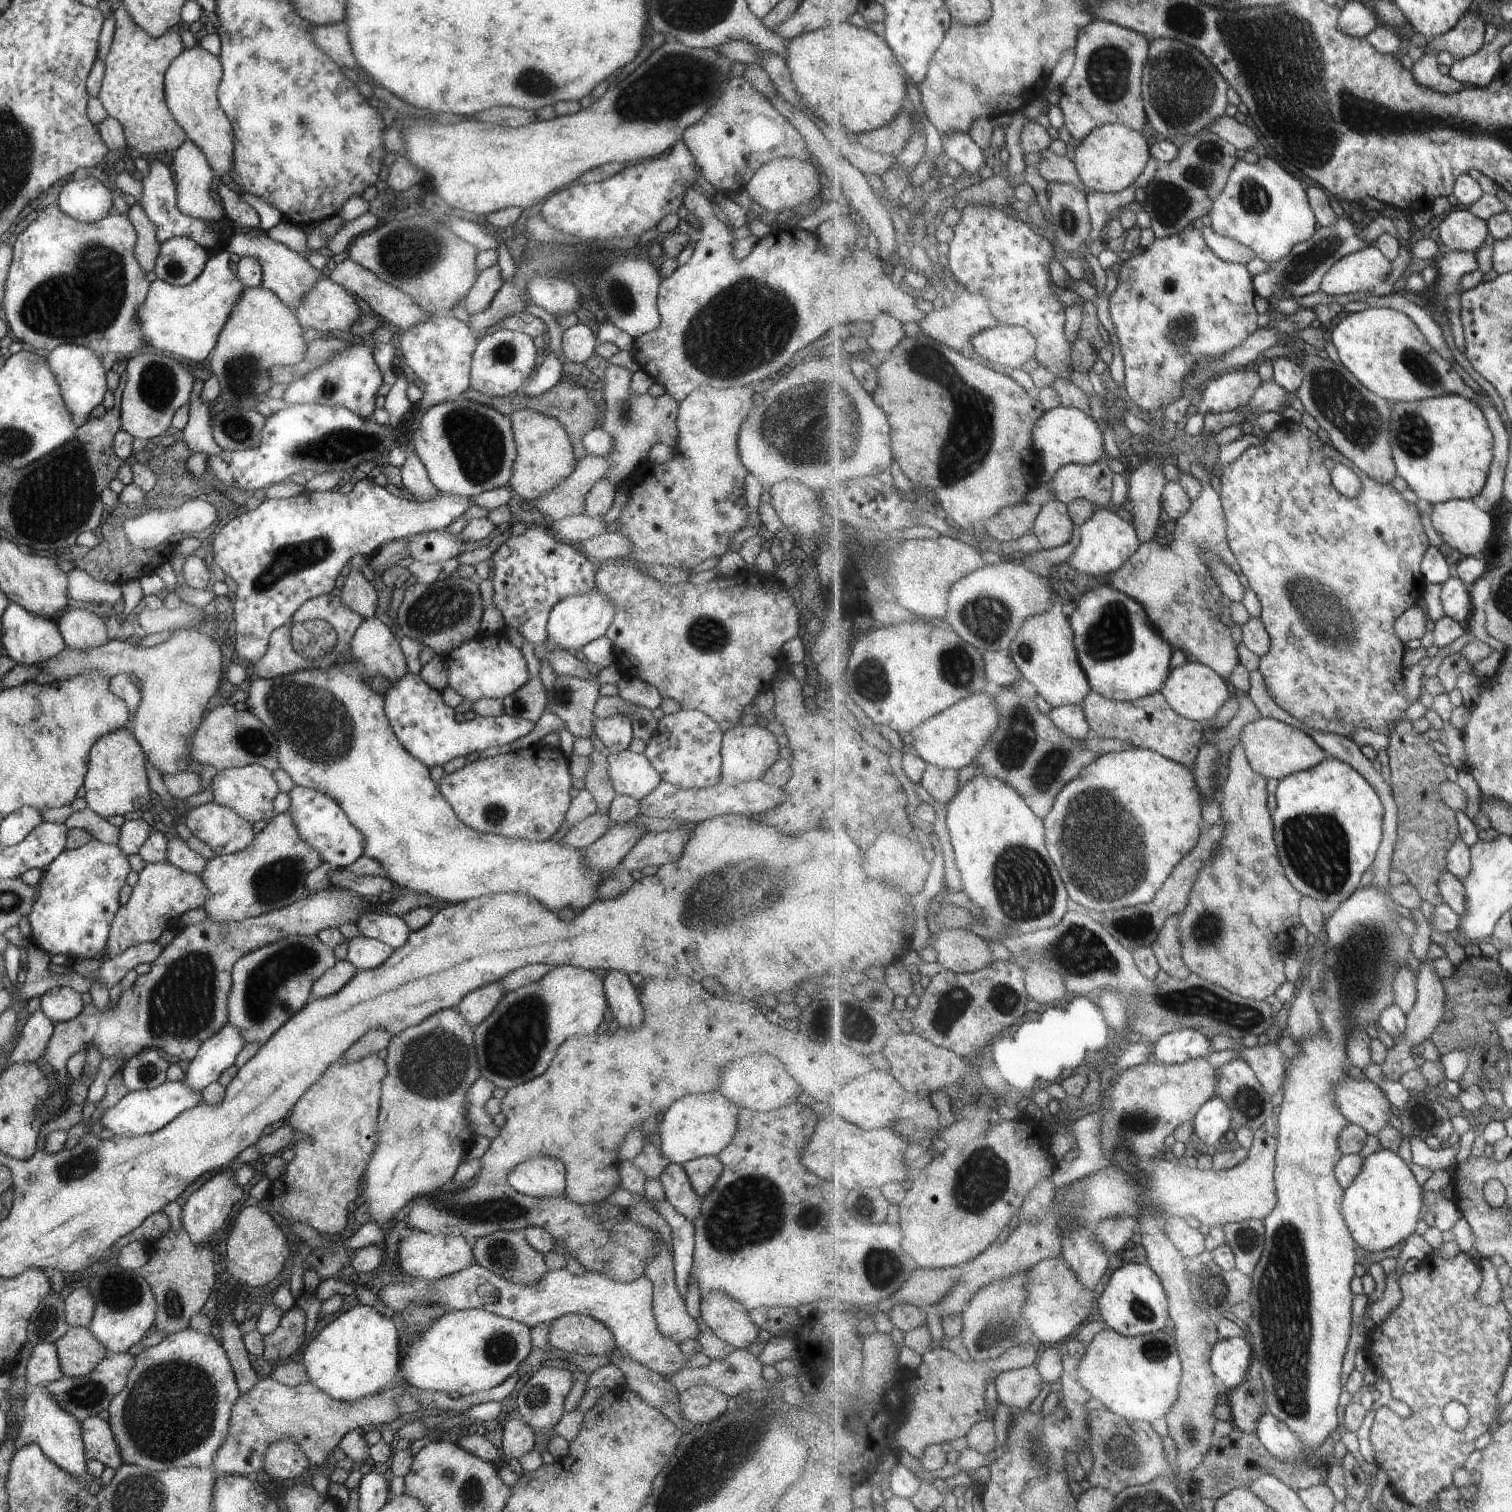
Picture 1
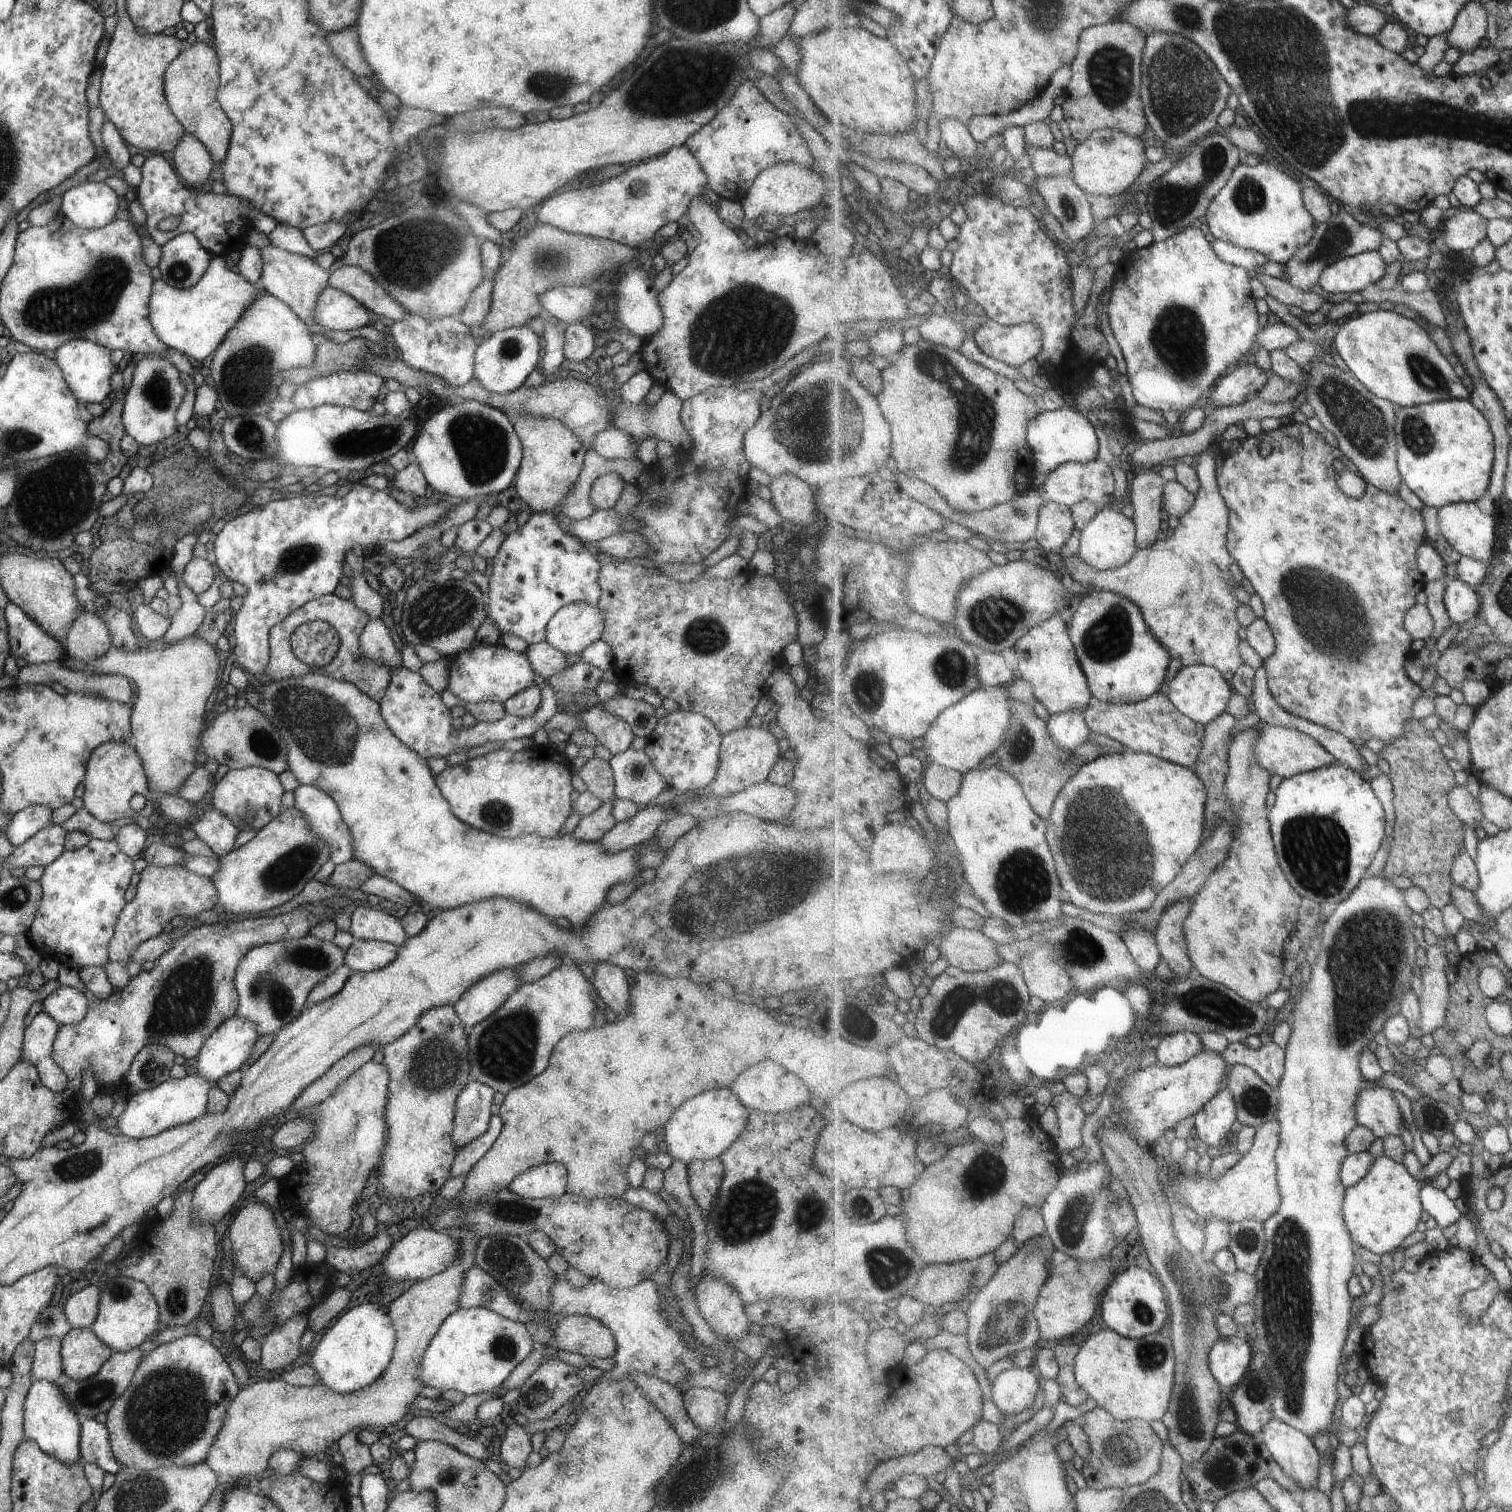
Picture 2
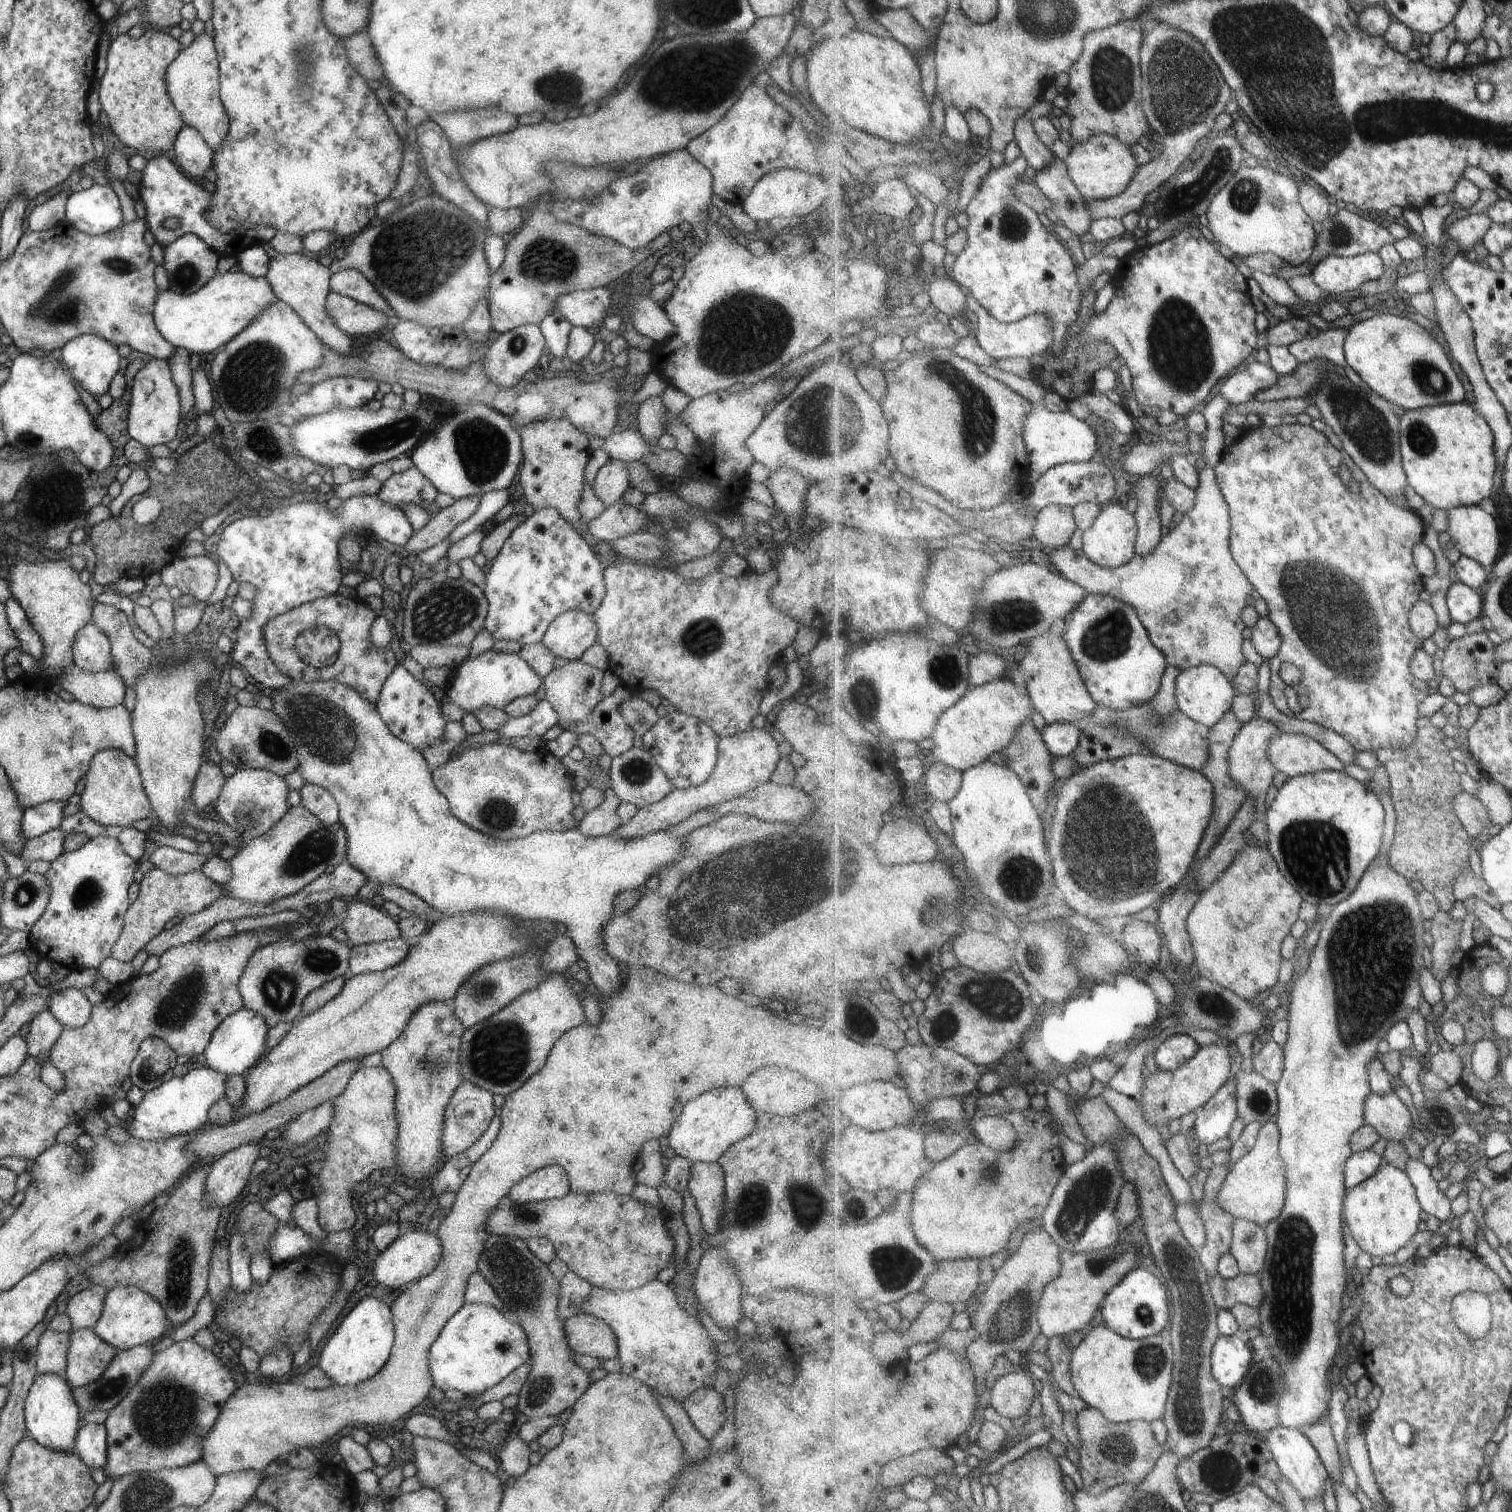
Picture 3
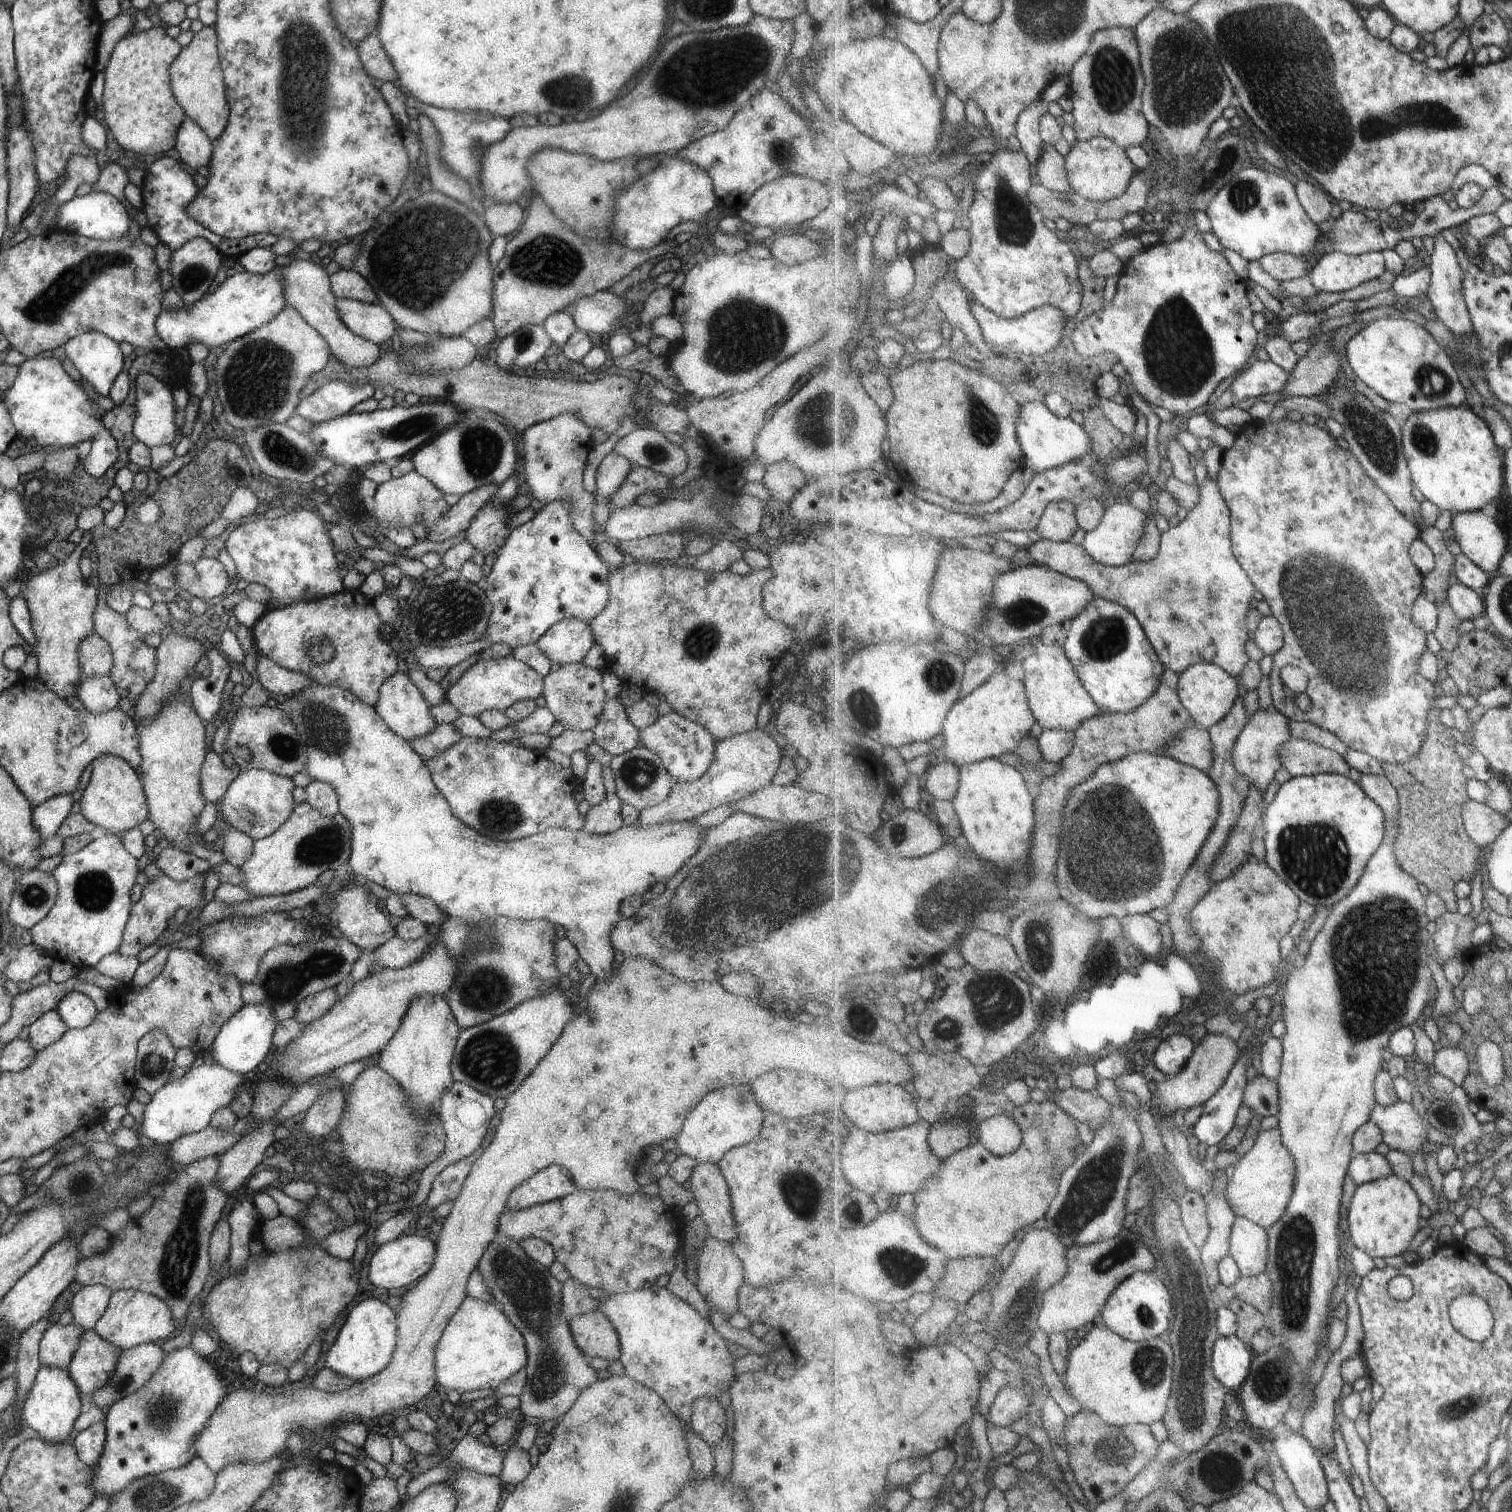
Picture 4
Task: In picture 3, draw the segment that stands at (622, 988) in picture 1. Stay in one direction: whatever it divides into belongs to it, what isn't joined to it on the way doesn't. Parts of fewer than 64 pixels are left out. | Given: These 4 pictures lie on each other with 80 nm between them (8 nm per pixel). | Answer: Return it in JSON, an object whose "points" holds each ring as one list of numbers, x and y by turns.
{"points":[[293,681,284,686,282,689,275,691,275,696,271,698,273,702,272,711,281,719,281,722,289,729,292,734,294,744,296,746,296,757,300,776,305,779,306,783,311,783,331,793,335,804,338,806,338,822,342,824,346,832,346,855,344,860,351,867,361,871,367,878,381,885,389,885,390,887,399,887,413,894,416,894,421,900,424,900,433,910,438,910,441,914,450,917,457,913,477,913,481,910,493,910,493,912,501,912,501,915,510,915,512,919,519,921,535,921,543,919,556,924,561,922,566,926,566,934,571,939,576,949,576,956,585,961,587,972,589,974,589,982,595,986,600,993,598,997,611,998,613,992,621,990,624,975,620,973,611,956,607,956,607,952,603,950,603,942,601,942,601,926,611,916,614,910,611,908,613,898,617,892,621,890,633,890,633,888,642,889,643,884,651,874,659,872,661,868,671,866,681,854,683,854,683,837,673,838,669,834,668,829,649,833,641,838,621,838,621,836,599,836,585,837,577,832,576,829,550,831,535,831,533,834,523,836,523,838,515,838,515,840,495,840,489,838,485,834,481,834,474,828,467,826,464,822,455,818,449,810,446,798,435,788,432,781,431,771,427,768,427,762,421,753,413,745,403,742,400,738,393,736,388,726,381,720,380,714,374,704,367,702,360,697,355,690,348,686,336,683,335,681]]}

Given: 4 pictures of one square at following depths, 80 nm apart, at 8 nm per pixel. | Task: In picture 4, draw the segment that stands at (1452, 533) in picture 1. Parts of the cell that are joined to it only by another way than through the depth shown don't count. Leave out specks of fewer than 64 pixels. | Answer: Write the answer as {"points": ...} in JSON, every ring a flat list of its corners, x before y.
{"points":[[1481,510,1467,511,1455,514,1453,527,1463,554,1490,574,1491,578,1498,576,1501,561,1509,550,1505,534,1495,518]]}

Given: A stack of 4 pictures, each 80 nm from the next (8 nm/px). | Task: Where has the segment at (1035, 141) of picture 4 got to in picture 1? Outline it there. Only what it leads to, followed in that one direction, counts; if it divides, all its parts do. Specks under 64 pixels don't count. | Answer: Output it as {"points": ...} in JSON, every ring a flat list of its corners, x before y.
{"points":[[1044,150,1040,153,1041,162,1037,164,1039,174,1048,182,1067,183,1075,185,1087,194,1089,190,1080,181,1076,164,1067,155,1058,155,1053,150]]}

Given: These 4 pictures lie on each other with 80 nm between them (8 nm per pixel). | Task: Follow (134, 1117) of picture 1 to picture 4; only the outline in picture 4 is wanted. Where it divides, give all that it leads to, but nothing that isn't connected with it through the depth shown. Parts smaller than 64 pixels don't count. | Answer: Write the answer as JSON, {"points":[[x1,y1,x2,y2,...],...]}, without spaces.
{"points":[[206,1059,199,1060,186,1068,183,1076,152,1092,150,1102,144,1105,141,1122,137,1124,138,1134,146,1142,169,1145,180,1136,200,1131,209,1125,215,1110,228,1106,243,1084,246,1081,241,1073]]}

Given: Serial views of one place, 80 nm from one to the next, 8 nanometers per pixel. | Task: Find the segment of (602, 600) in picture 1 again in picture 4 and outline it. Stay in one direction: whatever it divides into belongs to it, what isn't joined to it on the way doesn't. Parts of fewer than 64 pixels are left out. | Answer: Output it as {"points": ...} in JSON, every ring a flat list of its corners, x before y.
{"points":[[569,617,552,624,534,642,552,663,581,663,591,644,591,627,581,619]]}

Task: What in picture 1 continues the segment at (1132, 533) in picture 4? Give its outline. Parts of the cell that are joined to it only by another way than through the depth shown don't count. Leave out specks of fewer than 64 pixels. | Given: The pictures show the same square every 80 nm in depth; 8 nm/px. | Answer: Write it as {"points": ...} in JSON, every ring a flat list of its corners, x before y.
{"points":[[1102,508,1080,526,1080,542,1067,562,1077,573,1085,576,1105,576,1117,572,1141,545,1142,542,1132,521,1117,516,1115,511]]}

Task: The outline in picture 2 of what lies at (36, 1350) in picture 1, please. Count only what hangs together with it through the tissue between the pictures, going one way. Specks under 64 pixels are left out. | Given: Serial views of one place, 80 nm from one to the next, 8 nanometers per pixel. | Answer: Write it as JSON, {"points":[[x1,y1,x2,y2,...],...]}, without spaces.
{"points":[[43,1338,34,1344,33,1362,29,1368,32,1382,47,1380,56,1383,63,1379,59,1348,60,1340,55,1338]]}

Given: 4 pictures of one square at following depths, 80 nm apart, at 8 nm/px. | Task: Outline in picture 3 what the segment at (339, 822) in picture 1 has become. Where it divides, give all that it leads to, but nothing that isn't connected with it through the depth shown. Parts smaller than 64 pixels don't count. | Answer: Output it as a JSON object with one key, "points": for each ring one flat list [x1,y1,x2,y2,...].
{"points":[[305,783,298,792,301,797,299,805,314,814,323,824,339,823,338,806,328,790]]}

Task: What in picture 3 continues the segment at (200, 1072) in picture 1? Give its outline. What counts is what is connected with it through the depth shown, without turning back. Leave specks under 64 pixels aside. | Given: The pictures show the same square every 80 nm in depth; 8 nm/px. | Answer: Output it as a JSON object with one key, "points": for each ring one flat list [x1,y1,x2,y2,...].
{"points":[[242,1006,216,1026,199,1061,201,1065,215,1069,227,1077,245,1074,258,1062,259,1057,265,1054,265,1035,268,1029,265,1019,258,1012]]}

